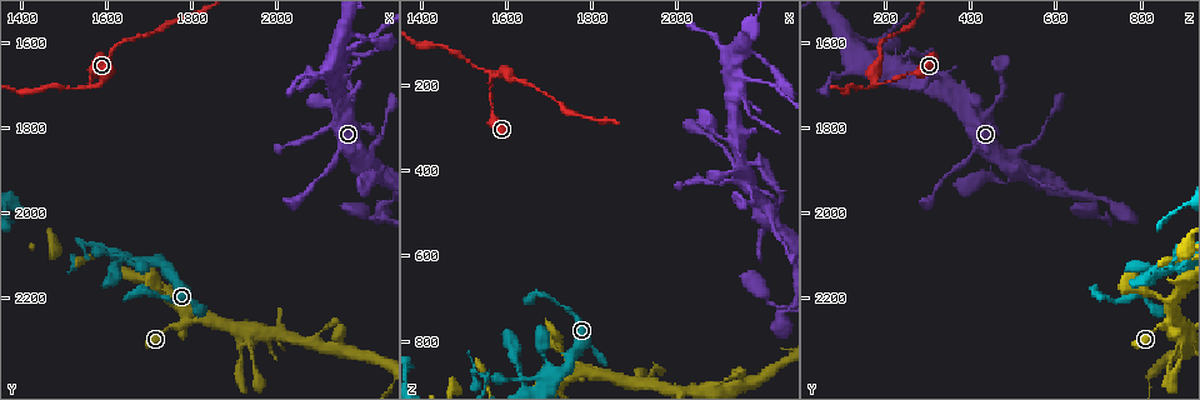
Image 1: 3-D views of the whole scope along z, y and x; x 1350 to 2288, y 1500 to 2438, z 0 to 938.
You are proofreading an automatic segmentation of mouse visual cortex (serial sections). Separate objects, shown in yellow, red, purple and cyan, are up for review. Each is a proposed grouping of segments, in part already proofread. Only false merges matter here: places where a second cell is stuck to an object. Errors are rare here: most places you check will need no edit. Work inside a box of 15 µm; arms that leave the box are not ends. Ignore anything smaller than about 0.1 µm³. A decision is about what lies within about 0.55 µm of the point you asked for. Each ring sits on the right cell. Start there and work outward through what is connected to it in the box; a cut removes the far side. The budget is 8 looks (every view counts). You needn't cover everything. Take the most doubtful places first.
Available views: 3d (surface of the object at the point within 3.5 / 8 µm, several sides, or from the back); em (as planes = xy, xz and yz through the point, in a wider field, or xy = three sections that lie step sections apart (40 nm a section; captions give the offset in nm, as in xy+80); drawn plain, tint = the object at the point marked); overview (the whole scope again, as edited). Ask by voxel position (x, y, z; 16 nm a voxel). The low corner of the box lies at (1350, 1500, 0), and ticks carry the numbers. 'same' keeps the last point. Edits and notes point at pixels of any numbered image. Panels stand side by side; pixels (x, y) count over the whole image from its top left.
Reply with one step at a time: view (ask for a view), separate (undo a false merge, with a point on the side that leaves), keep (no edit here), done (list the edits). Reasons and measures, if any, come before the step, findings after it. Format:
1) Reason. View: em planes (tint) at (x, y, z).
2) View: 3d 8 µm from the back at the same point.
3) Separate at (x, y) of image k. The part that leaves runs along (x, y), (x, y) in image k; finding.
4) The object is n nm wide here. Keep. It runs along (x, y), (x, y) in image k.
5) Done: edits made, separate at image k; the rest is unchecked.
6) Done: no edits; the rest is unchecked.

Narrows sharply. View: 3d 3.5 µm at (1570, 1700, 180).

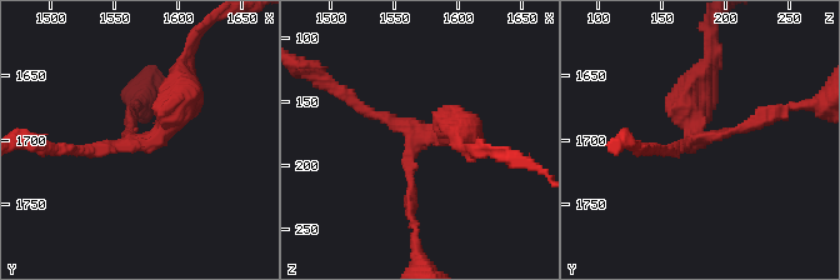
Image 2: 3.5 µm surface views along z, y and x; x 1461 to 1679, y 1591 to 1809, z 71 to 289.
3 arms meet here; the arms are 150, 150, 400 nm wide; now the EM. View: em planes (tint) at (1572, 1702, 182).

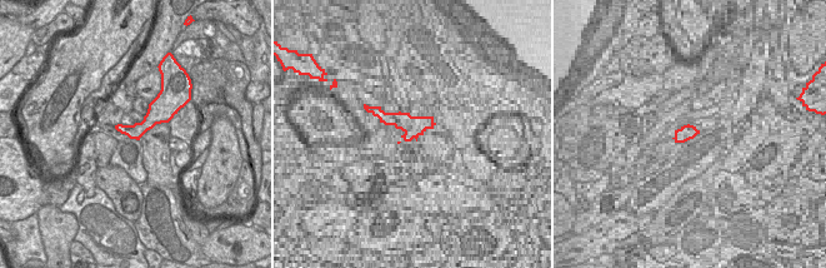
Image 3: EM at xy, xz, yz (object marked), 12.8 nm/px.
Keep. It runs along (409, 211), (409, 150), (451, 131), (466, 144) in image 2; continuous, no second cell.

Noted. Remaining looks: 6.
Thick turns thin. View: 3d 8 µm at (2145, 1865, 400).

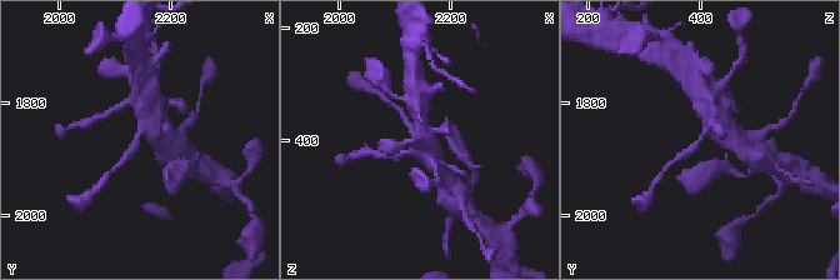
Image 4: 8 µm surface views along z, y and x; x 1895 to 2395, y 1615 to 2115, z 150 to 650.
View: 3d 3.5 µm at (2140, 1870, 405).

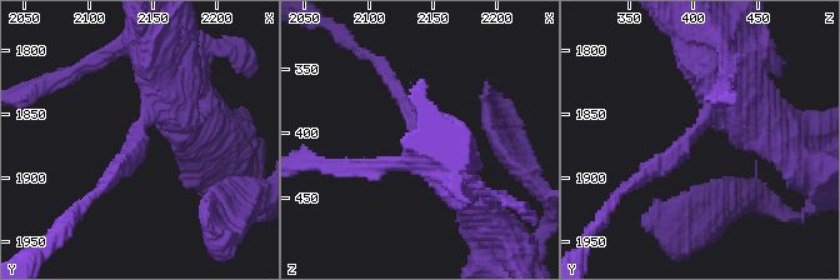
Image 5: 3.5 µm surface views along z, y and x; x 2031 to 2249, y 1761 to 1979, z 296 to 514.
The arms are 200, 600 nm wide. Keep. It runs along (730, 68), (701, 125), (638, 179) in image 5; continuous, no second cell.

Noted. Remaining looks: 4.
Arms part here. View: 3d 3.5 µm from the back at (2145, 1635, 180).

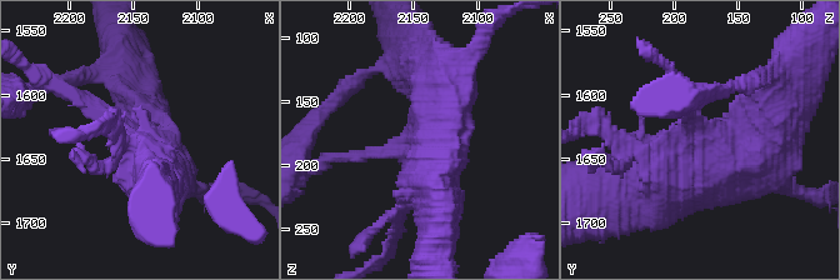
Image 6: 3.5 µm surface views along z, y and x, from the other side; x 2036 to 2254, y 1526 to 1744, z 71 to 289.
View: em xy step 2 (tint) at the same point.

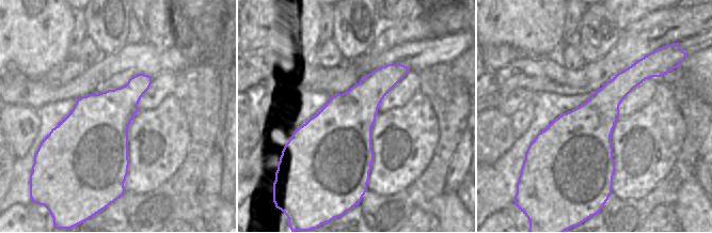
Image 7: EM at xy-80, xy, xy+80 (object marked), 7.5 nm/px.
The object is 500 nm wide here. Keep. It runs along (669, 180), (746, 156), (784, 88) in image 6; continuous, no second cell.

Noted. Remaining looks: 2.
Done: no edits; the rest is unchecked.

